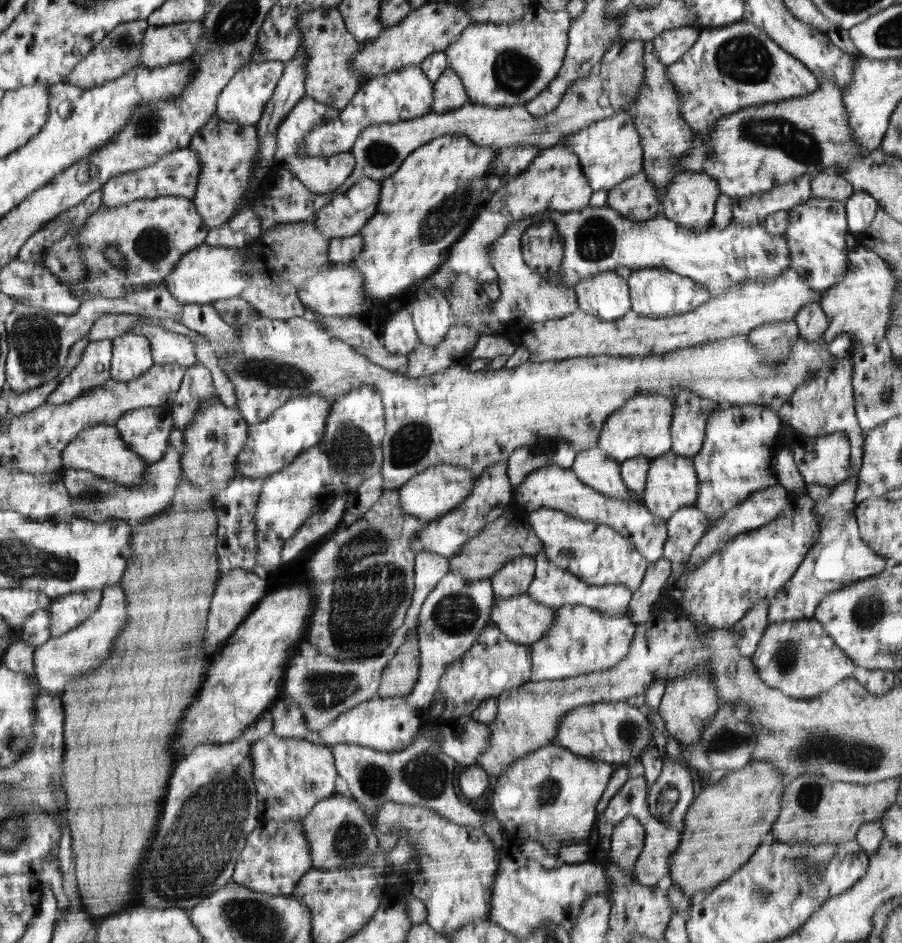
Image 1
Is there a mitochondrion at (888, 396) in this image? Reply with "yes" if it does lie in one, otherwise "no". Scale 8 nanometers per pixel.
yes

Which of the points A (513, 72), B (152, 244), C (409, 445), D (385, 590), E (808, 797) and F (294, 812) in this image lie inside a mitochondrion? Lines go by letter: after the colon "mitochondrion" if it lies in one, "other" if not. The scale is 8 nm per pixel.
A: mitochondrion
B: mitochondrion
C: mitochondrion
D: mitochondrion
E: mitochondrion
F: other

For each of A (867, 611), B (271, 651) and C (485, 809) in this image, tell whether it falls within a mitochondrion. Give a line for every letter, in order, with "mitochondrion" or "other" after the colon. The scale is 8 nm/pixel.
A: mitochondrion
B: other
C: other

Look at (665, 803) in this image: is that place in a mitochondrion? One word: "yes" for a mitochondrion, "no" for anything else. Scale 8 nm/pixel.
yes

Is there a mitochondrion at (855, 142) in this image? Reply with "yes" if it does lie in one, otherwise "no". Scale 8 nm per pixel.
no

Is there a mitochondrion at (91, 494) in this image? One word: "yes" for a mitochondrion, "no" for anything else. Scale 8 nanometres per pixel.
yes

